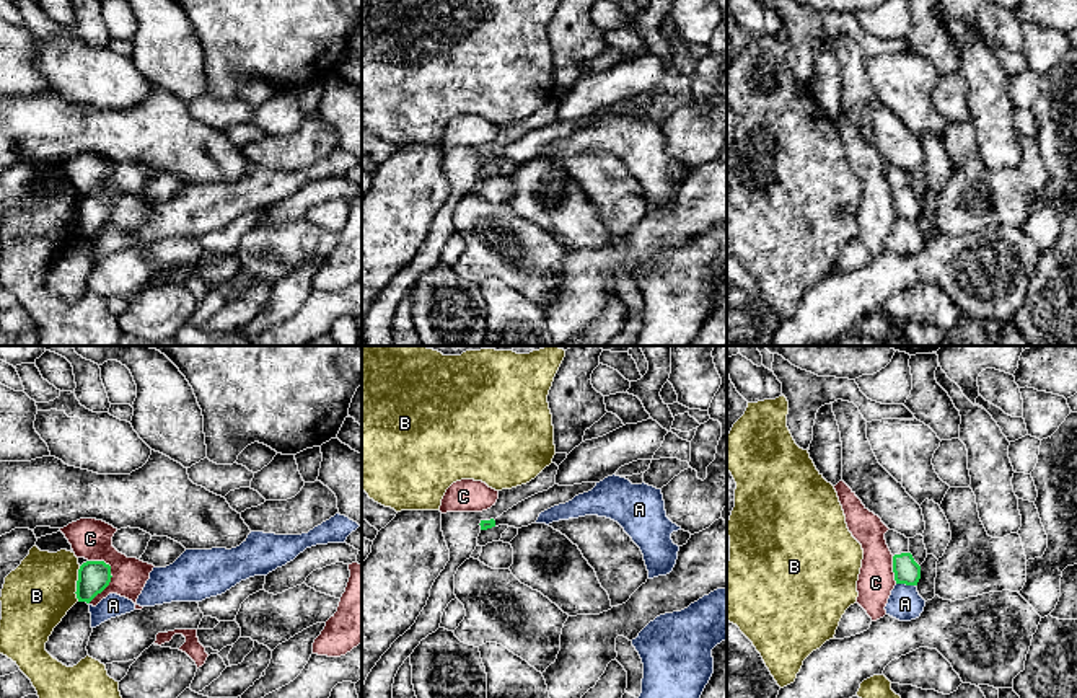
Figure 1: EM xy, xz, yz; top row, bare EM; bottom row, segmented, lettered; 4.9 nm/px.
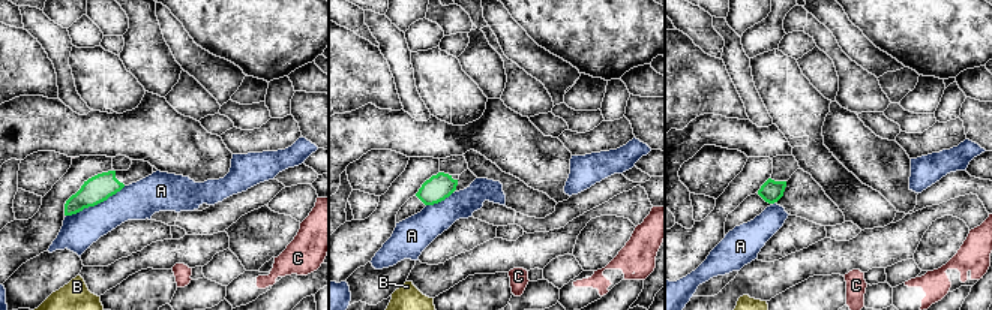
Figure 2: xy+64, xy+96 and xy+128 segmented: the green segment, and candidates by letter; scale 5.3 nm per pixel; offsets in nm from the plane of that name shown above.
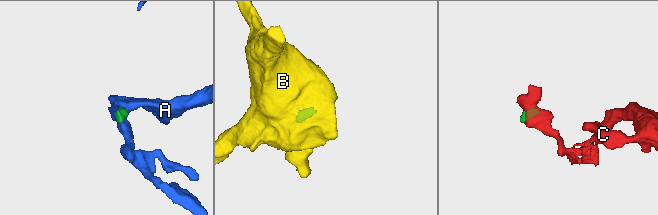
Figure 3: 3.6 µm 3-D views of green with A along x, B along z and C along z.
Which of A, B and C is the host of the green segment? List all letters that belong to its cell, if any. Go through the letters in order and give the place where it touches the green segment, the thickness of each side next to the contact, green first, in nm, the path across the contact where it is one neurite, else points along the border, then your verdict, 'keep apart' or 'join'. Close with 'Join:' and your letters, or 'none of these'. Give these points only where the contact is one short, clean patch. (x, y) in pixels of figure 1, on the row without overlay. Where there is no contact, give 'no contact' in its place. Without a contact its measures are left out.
A: contact yz (906, 219); calibres 130 and 170 nm; border yz (896, 217), (914, 220); keep apart
B: contact xy (77, 219); calibres 160 and 340 nm; border xy (80, 201), (77, 235); keep apart
C: contact xy (109, 216); calibres 160 and 200 nm; border xy (103, 194), (109, 201), (111, 216), (88, 237); keep apart
Join: none of these

